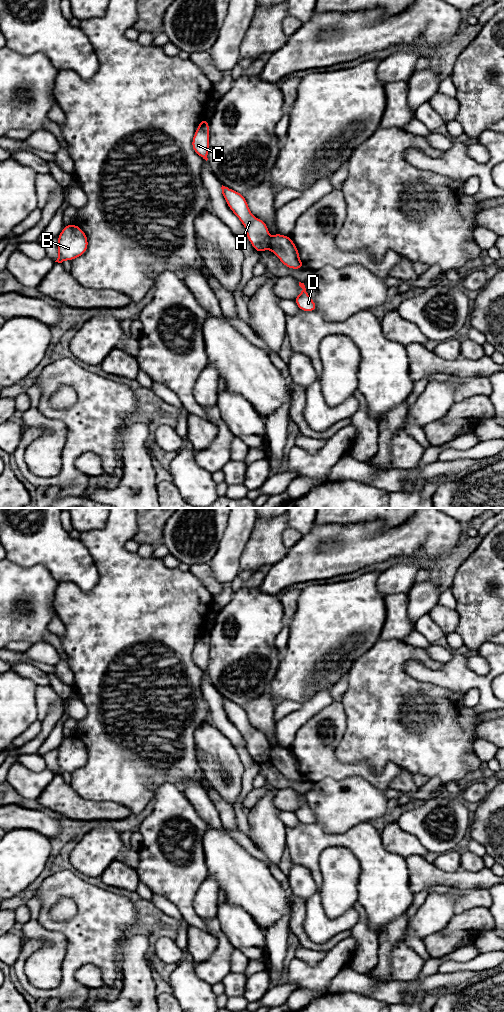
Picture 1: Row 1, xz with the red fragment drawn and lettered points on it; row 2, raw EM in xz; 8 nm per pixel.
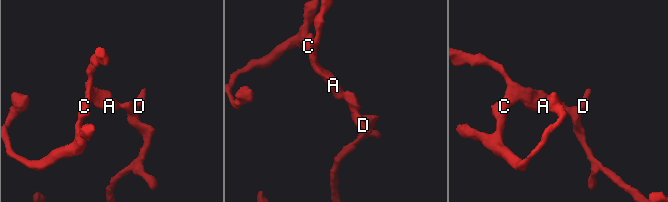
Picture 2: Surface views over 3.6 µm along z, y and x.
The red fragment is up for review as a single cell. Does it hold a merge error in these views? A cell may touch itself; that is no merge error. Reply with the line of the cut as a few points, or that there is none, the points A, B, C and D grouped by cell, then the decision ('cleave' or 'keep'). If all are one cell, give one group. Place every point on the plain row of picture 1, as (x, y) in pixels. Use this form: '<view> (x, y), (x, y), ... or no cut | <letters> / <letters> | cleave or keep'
xz (271, 749), (269, 760) | A B C / D | cleave

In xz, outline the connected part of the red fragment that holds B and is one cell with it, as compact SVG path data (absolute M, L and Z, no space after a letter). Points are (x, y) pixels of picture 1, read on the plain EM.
M65 737L58 748L59 768L55 774L62 775L65 772L73 772L82 768L88 759L87 748L77 737Z

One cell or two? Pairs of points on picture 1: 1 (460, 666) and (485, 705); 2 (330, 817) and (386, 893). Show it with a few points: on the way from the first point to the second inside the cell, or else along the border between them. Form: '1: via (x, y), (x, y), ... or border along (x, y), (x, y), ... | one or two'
1: via (470, 676), (485, 691), (485, 695) | one
2: border along (363, 822), (340, 832), (326, 832), (319, 824) | two

